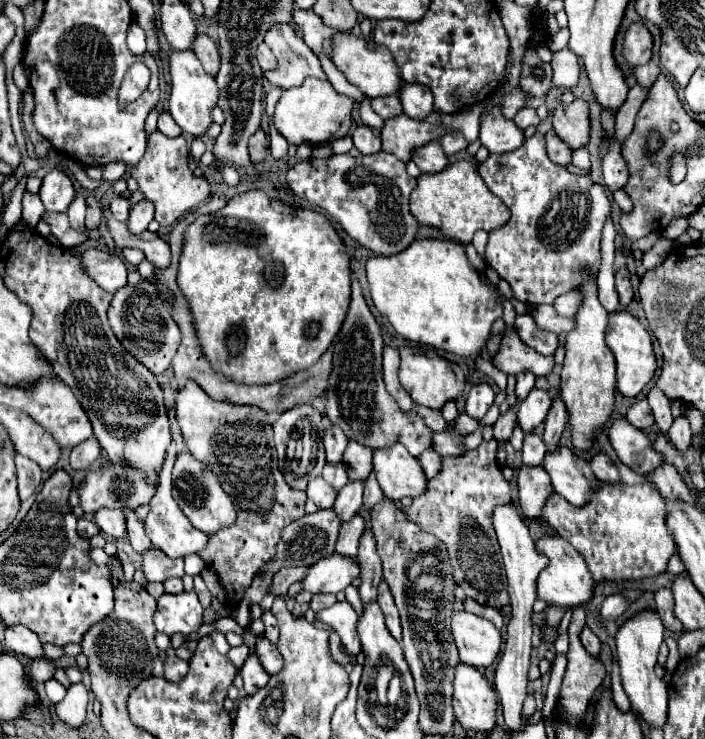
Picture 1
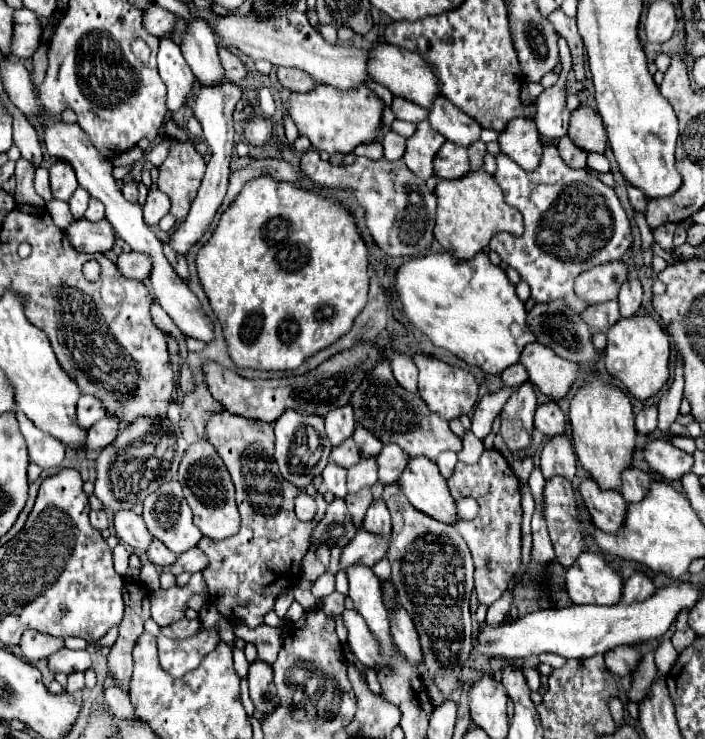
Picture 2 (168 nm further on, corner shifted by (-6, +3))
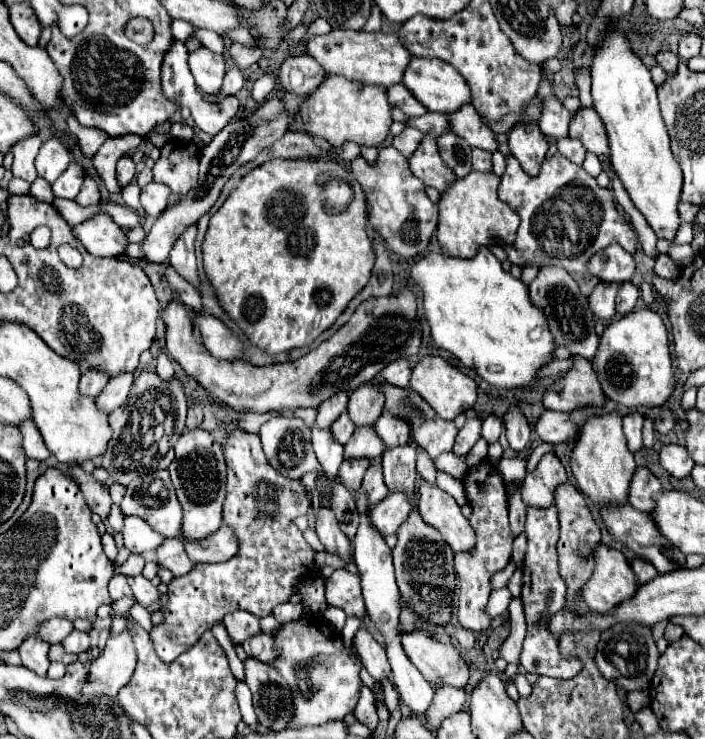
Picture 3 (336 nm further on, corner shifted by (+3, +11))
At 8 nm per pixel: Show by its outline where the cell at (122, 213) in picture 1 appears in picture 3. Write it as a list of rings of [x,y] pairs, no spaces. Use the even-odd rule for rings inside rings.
[[[129,154],[121,156],[117,162],[117,180],[121,186],[127,186],[135,176],[135,162],[131,160]]]

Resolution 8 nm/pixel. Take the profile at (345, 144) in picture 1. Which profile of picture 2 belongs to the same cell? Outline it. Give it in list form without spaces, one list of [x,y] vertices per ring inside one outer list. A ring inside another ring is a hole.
[[[372,142],[372,144],[360,144],[354,148],[354,156],[366,156],[366,158],[382,158],[382,144]]]

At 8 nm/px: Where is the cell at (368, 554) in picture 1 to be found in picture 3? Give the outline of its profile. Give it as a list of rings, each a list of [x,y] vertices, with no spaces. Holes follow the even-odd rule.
[[[373,462],[373,464],[369,466],[369,470],[365,472],[363,488],[367,490],[371,504],[377,504],[377,502],[381,502],[381,500],[385,498],[387,486],[385,486],[383,472],[381,472],[381,464],[379,464],[379,462]]]

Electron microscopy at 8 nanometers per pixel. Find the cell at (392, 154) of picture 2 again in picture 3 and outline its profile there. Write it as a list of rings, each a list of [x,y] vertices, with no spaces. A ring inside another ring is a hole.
[[[405,128],[395,140],[393,140],[393,146],[407,158],[411,156],[415,150],[417,150],[417,144],[421,144],[423,140],[423,134],[417,130],[417,128]]]

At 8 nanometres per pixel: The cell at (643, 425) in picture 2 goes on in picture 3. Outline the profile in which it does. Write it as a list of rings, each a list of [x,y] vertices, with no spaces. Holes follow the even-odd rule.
[[[629,414],[627,418],[623,418],[623,432],[627,436],[627,446],[631,452],[637,452],[643,448],[641,442],[641,428],[643,428],[643,416],[641,414]]]

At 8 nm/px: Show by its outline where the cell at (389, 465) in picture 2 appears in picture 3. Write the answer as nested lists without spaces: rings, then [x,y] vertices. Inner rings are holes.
[[[383,412],[375,424],[377,434],[381,436],[385,448],[395,448],[405,442],[409,442],[409,424],[401,420],[401,416],[389,416],[389,412]]]

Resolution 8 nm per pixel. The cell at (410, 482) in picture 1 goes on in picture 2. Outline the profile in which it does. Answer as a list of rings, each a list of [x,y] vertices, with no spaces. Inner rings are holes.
[[[426,456],[408,460],[408,466],[398,478],[398,488],[414,508],[426,512],[428,516],[446,524],[456,520],[456,506],[446,480],[442,478],[438,466],[432,460],[426,460]]]

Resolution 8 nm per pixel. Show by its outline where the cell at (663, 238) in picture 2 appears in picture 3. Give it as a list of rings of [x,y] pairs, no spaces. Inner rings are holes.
[[[617,28],[605,32],[601,44],[597,46],[591,78],[595,110],[605,122],[609,134],[609,156],[615,172],[619,174],[635,208],[653,228],[655,236],[673,240],[681,226],[677,204],[681,196],[683,174],[669,148],[669,134],[659,112],[657,86],[651,80],[651,72],[633,54],[625,34],[621,34]]]

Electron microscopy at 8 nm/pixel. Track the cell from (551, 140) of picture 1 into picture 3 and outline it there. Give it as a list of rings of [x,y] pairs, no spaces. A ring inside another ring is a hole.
[[[561,138],[561,140],[557,142],[557,148],[559,148],[559,152],[561,152],[565,158],[569,158],[569,160],[575,162],[575,164],[583,164],[585,154],[587,154],[585,146],[583,146],[579,140],[573,140],[573,138]]]

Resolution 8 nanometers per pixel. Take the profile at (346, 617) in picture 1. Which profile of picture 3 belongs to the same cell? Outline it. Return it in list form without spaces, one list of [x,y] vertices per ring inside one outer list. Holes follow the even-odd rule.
[[[361,628],[357,632],[355,646],[361,656],[363,666],[367,668],[371,678],[375,678],[375,682],[389,678],[389,660],[385,660],[385,648],[381,644],[377,644],[377,640],[371,636],[369,630]]]

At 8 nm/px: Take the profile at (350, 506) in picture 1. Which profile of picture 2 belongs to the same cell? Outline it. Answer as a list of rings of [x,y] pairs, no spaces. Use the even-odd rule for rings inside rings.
[[[362,458],[354,468],[348,470],[348,492],[358,492],[364,488],[372,488],[378,482],[376,476],[376,460],[374,458]]]

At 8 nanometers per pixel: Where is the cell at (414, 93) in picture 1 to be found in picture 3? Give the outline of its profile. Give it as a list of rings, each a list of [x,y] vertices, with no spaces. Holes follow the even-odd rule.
[[[471,104],[463,106],[461,110],[449,114],[451,120],[451,128],[457,136],[465,138],[473,148],[481,148],[487,152],[497,152],[499,144],[495,140],[495,134],[491,132],[489,126],[485,126],[479,118],[479,114],[475,112],[475,108]]]

